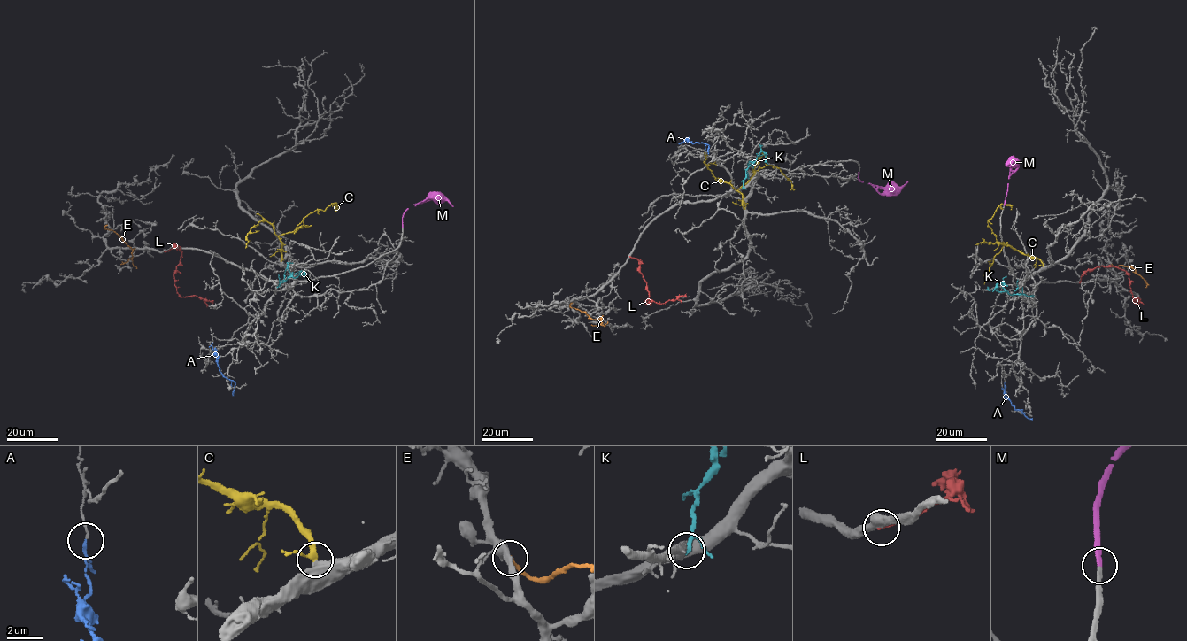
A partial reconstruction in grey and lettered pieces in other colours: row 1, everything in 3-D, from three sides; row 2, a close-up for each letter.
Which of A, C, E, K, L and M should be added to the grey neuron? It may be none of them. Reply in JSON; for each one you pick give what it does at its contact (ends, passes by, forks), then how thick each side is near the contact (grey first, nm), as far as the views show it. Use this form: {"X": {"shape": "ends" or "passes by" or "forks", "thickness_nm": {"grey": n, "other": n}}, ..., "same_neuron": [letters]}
{"C": {"shape": "passes by", "thickness_nm": {"grey": 550, "other": 240}}, "M": {"shape": "ends", "thickness_nm": {"grey": 260, "other": 300}}, "same_neuron": ["C", "M"]}

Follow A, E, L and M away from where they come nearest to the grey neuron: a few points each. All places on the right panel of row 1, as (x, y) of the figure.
A: (1005, 382), (1005, 394), (1015, 409), (1032, 420)
E: (1111, 264), (1135, 269), (1148, 284), (1145, 287)
L: (1079, 282), (1087, 270), (1113, 266), (1129, 275), (1133, 300), (1137, 304), (1137, 300)
M: (1004, 204), (1013, 162), (1009, 166)

